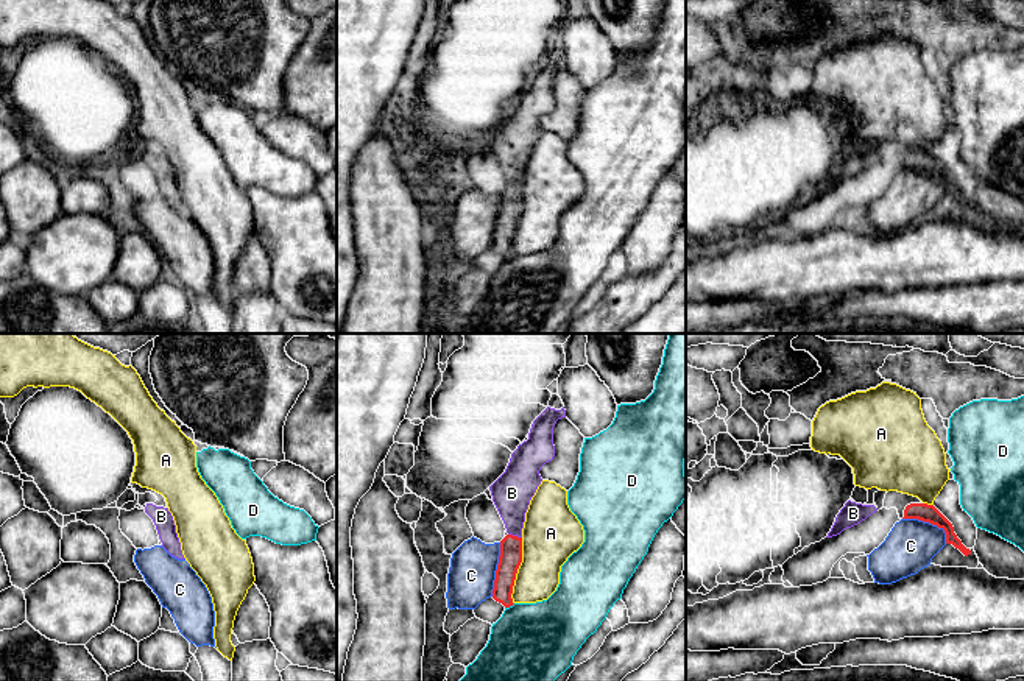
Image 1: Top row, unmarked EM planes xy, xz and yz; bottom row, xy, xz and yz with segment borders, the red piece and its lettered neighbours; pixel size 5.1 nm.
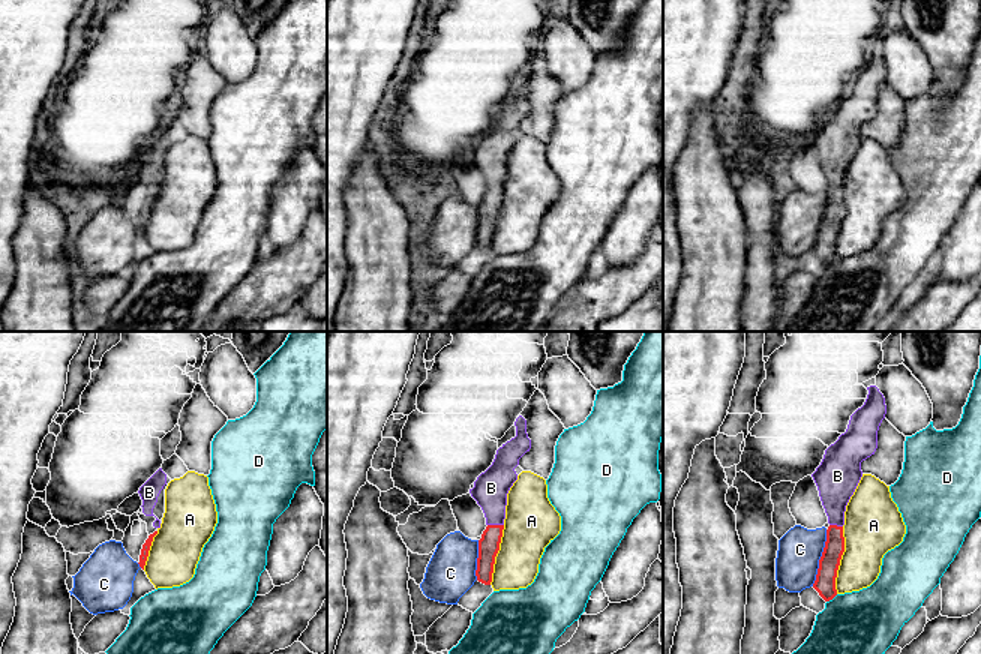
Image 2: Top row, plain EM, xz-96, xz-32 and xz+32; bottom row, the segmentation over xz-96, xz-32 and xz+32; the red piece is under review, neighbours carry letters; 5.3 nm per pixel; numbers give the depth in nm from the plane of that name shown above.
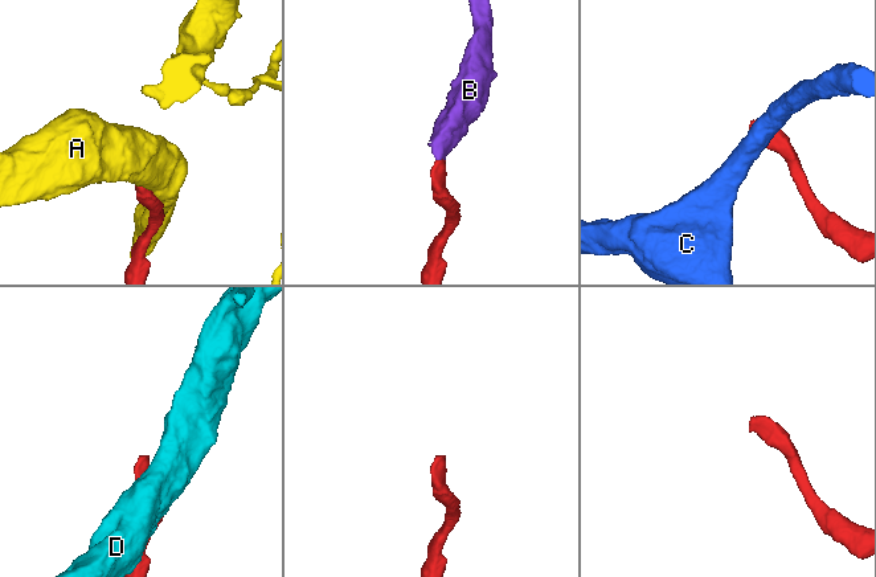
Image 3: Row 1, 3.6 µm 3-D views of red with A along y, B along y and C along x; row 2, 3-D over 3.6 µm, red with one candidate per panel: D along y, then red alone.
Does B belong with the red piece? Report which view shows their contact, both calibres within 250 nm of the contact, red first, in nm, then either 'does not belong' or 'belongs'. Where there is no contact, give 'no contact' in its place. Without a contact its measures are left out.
meets red in xz; 120 nm thick on the red side, 200 nm on the other; belongs

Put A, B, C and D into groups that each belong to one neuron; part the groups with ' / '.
A / B / C / D

